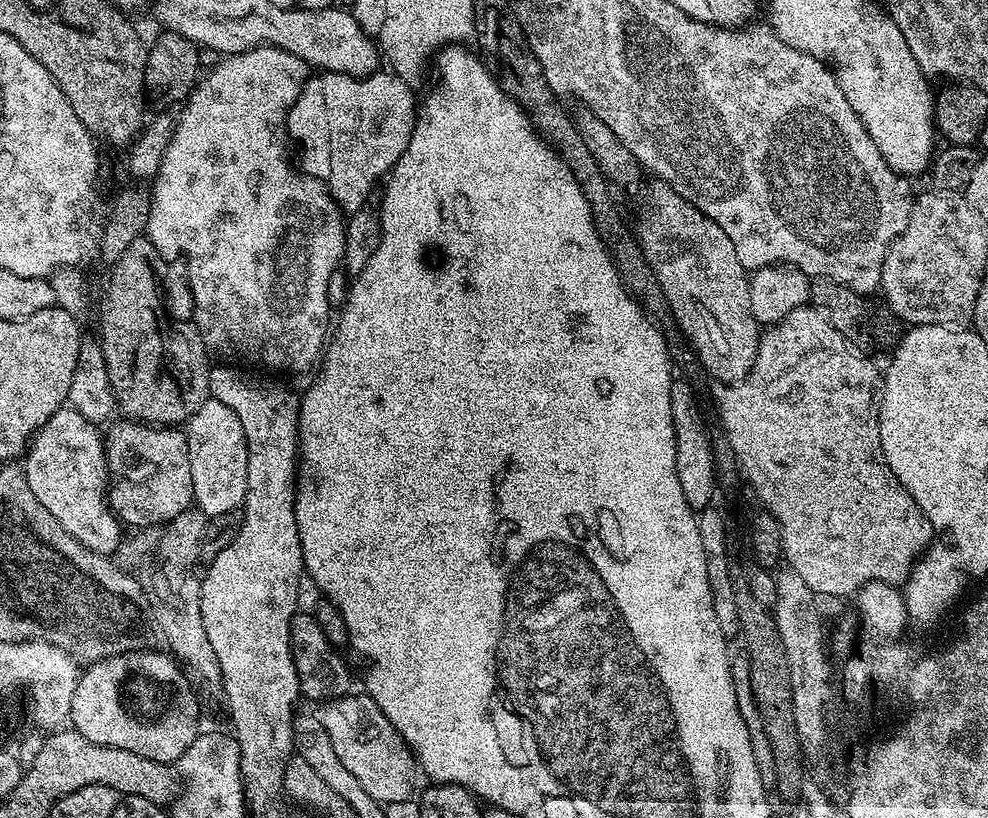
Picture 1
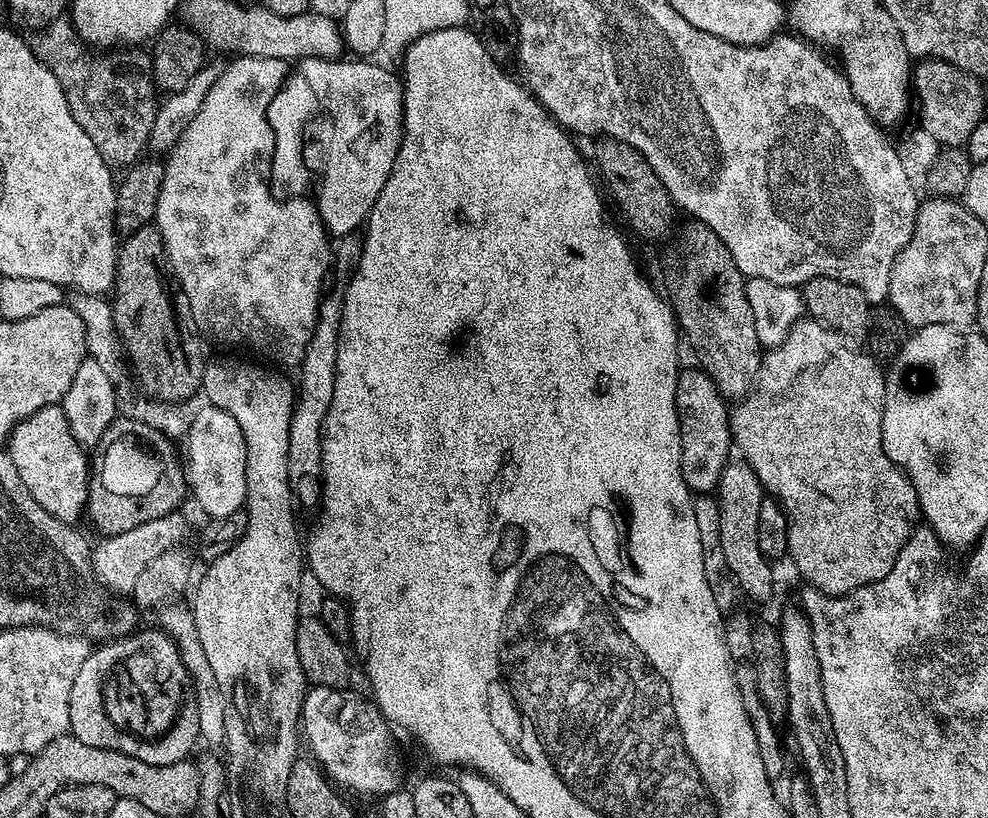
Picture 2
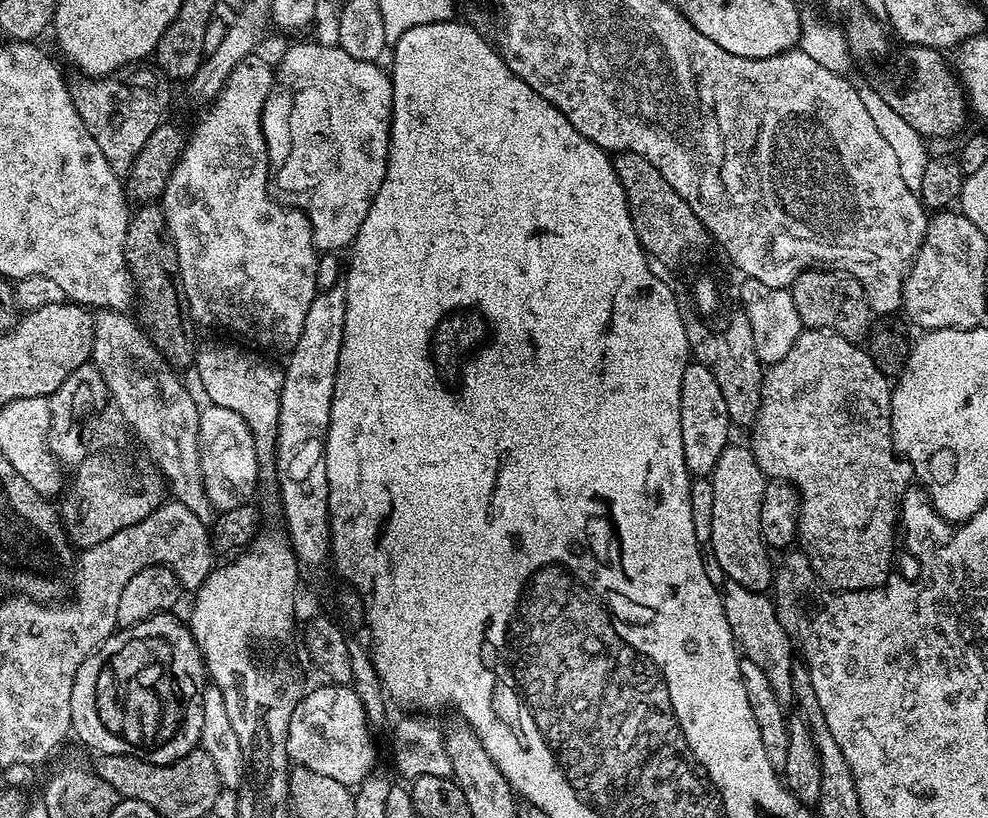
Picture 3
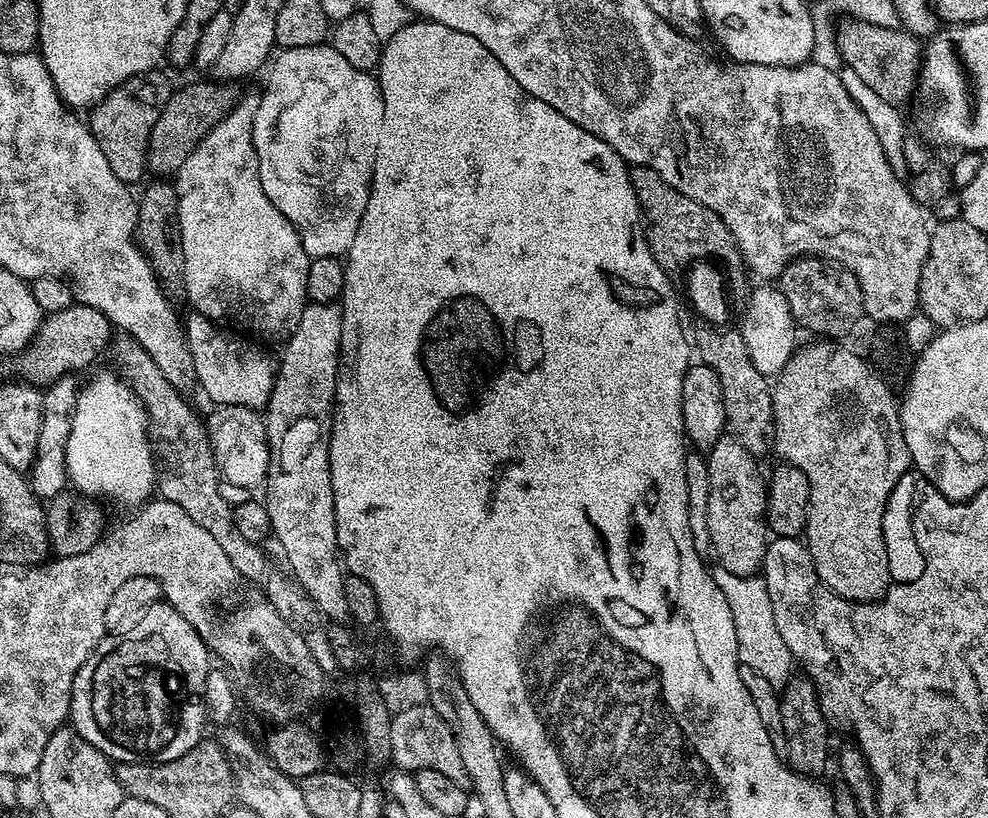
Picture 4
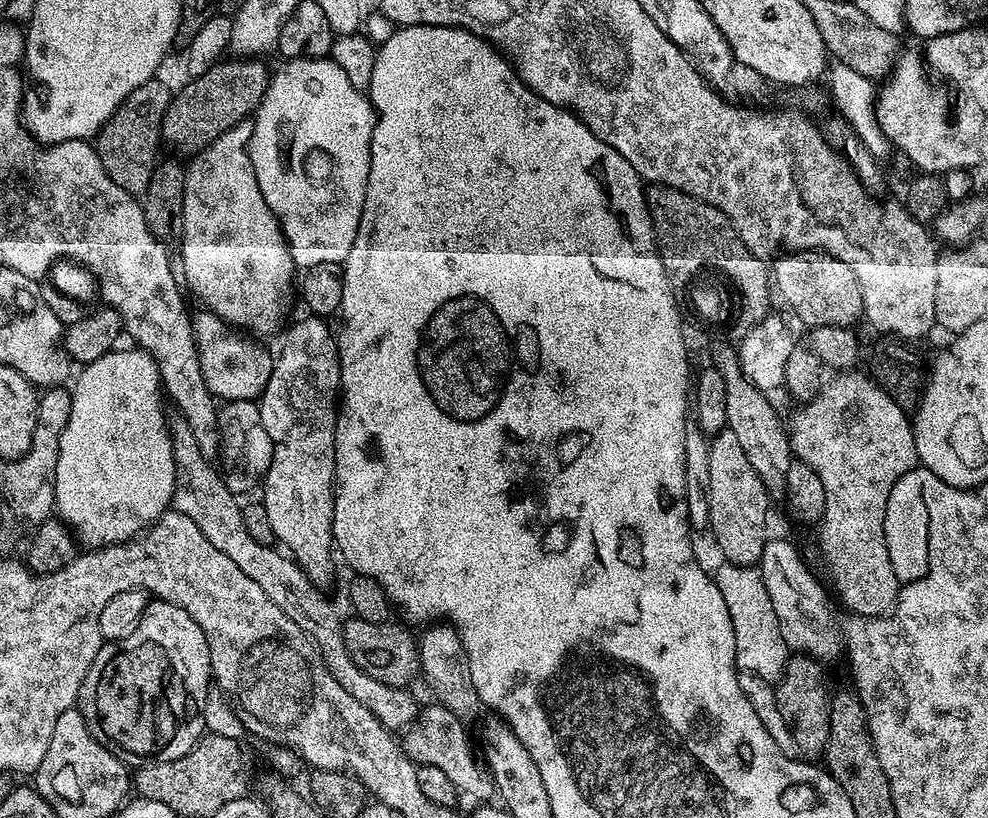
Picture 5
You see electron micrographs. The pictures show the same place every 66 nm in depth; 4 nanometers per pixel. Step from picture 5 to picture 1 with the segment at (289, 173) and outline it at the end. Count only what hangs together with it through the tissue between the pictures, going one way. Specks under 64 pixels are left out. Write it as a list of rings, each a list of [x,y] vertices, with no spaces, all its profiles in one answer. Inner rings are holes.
[[[378,70],[364,77],[321,71],[309,77],[288,112],[286,132],[298,142],[301,171],[323,181],[341,211],[351,214],[365,207],[374,184],[389,175],[398,158],[406,152],[418,119],[418,100],[412,90],[411,83],[388,70]]]

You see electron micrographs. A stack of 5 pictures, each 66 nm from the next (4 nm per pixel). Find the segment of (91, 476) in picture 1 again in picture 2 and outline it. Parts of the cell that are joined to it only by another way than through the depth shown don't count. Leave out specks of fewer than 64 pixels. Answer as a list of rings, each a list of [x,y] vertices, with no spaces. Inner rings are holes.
[[[48,404],[21,420],[8,437],[6,451],[14,466],[18,466],[22,482],[26,482],[34,500],[47,513],[71,524],[83,517],[90,487],[90,460],[86,458],[87,451],[72,434],[61,405]]]

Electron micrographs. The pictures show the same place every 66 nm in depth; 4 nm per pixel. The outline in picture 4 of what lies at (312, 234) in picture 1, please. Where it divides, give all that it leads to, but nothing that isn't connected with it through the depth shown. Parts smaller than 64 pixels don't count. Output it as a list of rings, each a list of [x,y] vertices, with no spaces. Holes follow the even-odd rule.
[[[241,95],[232,107],[232,113],[220,120],[218,126],[214,126],[214,130],[198,142],[194,154],[182,162],[180,171],[174,177],[176,227],[180,229],[180,245],[184,255],[182,292],[192,303],[191,311],[201,312],[207,320],[239,330],[260,342],[284,342],[298,326],[304,308],[310,303],[306,294],[310,257],[303,250],[298,230],[263,193],[259,160],[252,137],[256,104],[255,95]]]

